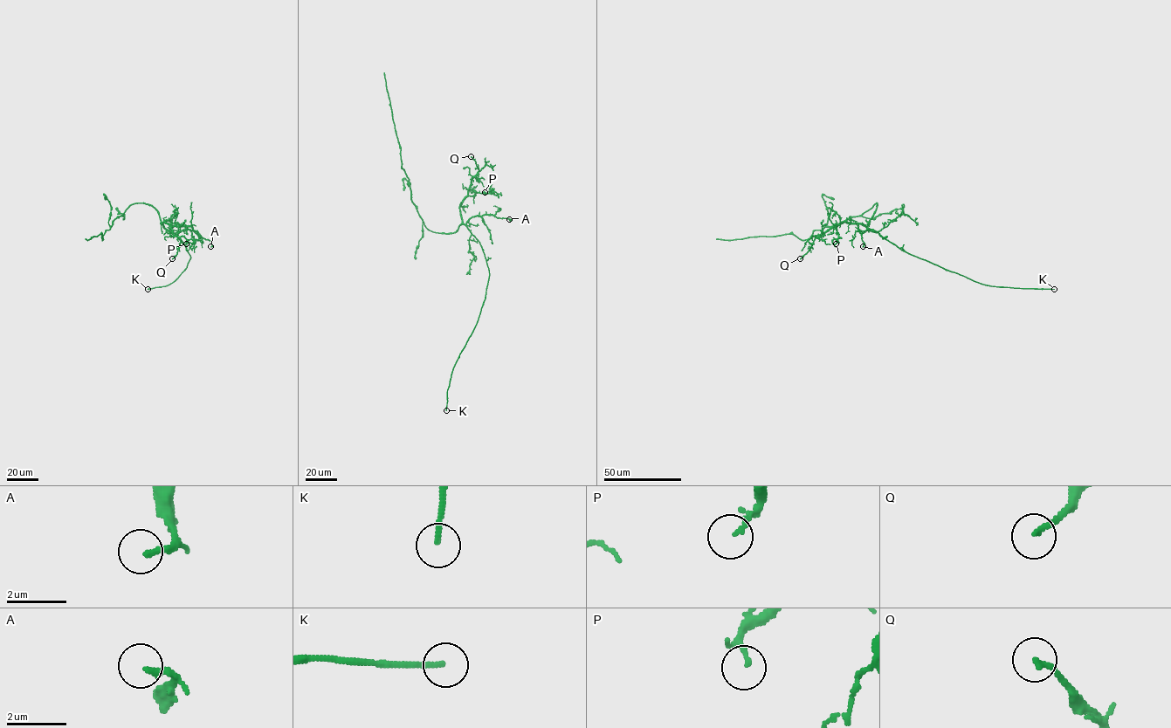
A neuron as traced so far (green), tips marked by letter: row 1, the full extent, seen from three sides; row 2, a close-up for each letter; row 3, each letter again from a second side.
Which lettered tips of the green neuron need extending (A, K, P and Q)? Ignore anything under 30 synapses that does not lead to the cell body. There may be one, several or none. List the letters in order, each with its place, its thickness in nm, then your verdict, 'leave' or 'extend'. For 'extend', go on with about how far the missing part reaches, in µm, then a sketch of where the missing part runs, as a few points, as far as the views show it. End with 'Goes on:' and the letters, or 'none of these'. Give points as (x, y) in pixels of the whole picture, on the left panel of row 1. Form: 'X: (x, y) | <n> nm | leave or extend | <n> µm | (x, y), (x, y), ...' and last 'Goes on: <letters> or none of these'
A: (210, 246) | 200 nm | leave
K: (148, 289) | 170 nm | extend | 70 µm | (148, 289), (145, 303), (150, 305), (154, 315), (159, 312)
P: (186, 243) | 140 nm | leave
Q: (172, 258) | 180 nm | leave
Goes on: K

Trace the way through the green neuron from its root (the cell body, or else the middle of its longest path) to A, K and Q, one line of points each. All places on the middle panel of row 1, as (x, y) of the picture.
A: (460, 224), (465, 223), (471, 216), (485, 215), (509, 219)
K: (460, 224), (464, 223), (479, 243), (489, 276), (478, 319), (452, 370), (446, 410)
Q: (460, 224), (460, 204), (467, 195), (471, 180), (478, 171), (471, 156)

